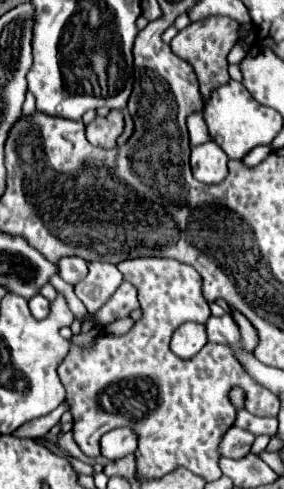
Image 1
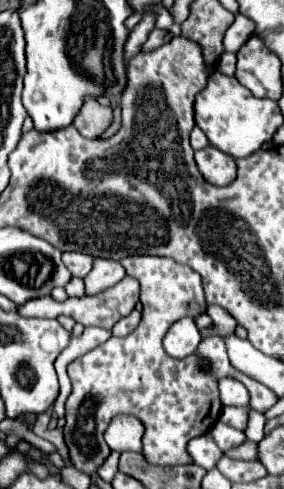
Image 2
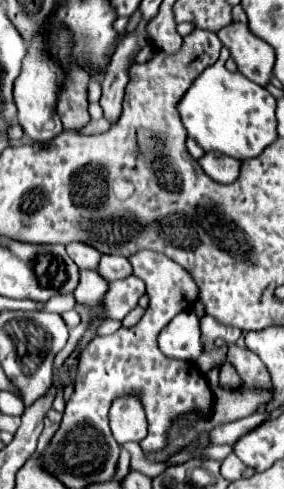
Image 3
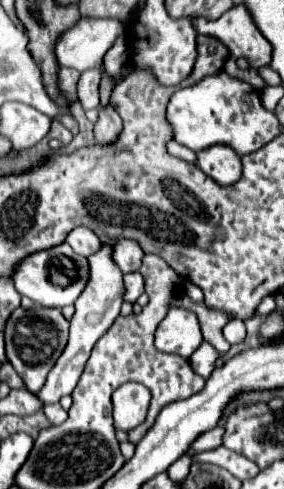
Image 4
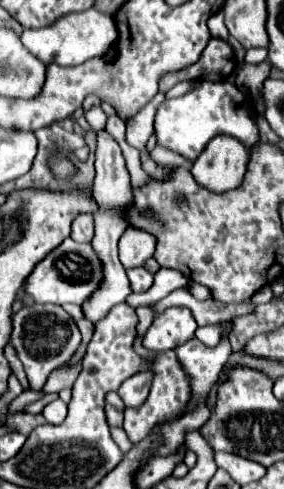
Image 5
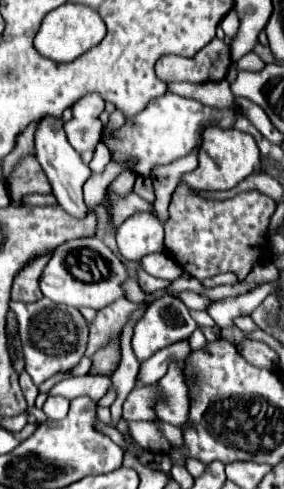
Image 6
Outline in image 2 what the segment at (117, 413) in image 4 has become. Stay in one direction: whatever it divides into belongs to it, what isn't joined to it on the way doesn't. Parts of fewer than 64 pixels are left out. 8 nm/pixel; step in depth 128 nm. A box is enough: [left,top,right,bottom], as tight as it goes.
[104,416,222,470]

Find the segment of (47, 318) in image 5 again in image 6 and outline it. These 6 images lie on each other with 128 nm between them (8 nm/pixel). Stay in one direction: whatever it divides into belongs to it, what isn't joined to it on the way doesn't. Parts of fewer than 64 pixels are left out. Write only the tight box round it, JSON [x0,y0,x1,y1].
[10,298,88,386]

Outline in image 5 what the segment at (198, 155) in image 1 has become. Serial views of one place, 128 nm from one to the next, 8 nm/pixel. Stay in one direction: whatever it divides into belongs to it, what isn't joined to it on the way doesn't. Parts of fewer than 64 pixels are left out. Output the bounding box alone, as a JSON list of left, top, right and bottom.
[192,136,248,192]

